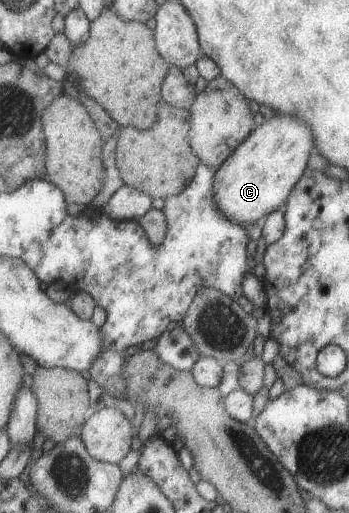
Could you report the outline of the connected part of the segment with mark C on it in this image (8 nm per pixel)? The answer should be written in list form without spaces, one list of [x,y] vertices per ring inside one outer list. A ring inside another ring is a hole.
[[[277,113],[270,119],[264,119],[256,128],[234,149],[231,155],[218,167],[214,173],[212,185],[213,197],[218,210],[234,224],[244,226],[284,206],[292,187],[300,179],[307,166],[313,143],[311,128],[305,121],[290,114]]]

